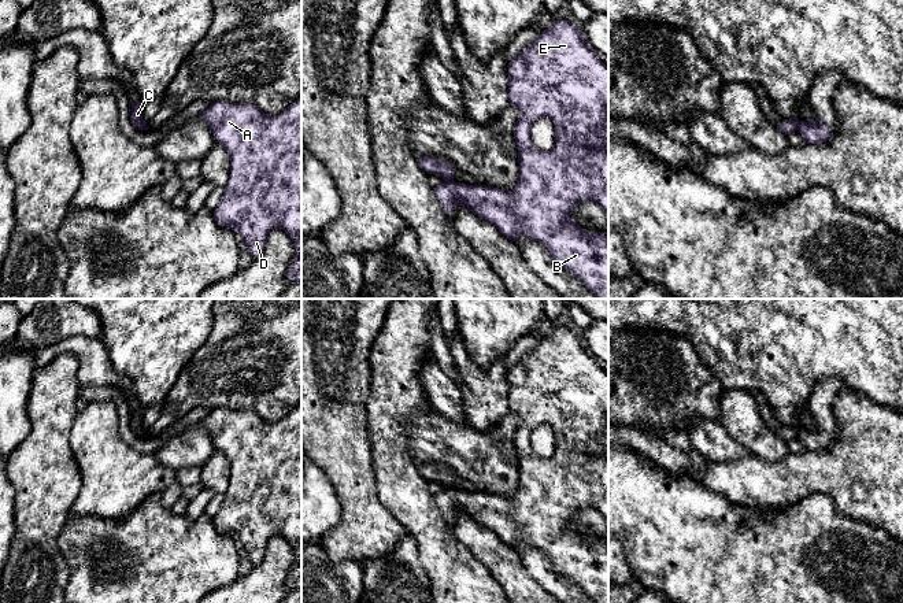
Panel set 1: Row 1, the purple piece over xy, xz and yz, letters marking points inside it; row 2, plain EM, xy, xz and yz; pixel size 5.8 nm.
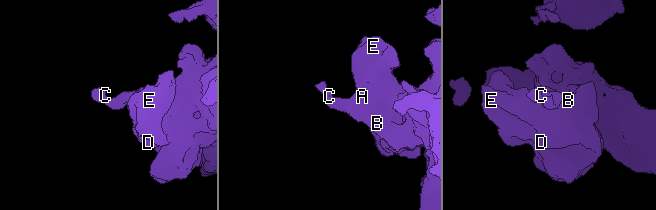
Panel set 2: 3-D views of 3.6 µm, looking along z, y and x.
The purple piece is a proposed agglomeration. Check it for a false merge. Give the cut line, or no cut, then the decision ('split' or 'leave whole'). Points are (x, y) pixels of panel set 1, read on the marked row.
cut yz (800, 121), (796, 129); split

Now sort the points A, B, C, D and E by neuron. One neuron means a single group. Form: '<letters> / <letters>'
A B D E / C

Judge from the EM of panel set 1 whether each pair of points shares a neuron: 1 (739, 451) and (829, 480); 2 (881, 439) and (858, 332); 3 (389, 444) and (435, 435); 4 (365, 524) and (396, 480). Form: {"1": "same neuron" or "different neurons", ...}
{"1": "different neurons", "2": "different neurons", "3": "different neurons", "4": "different neurons"}

